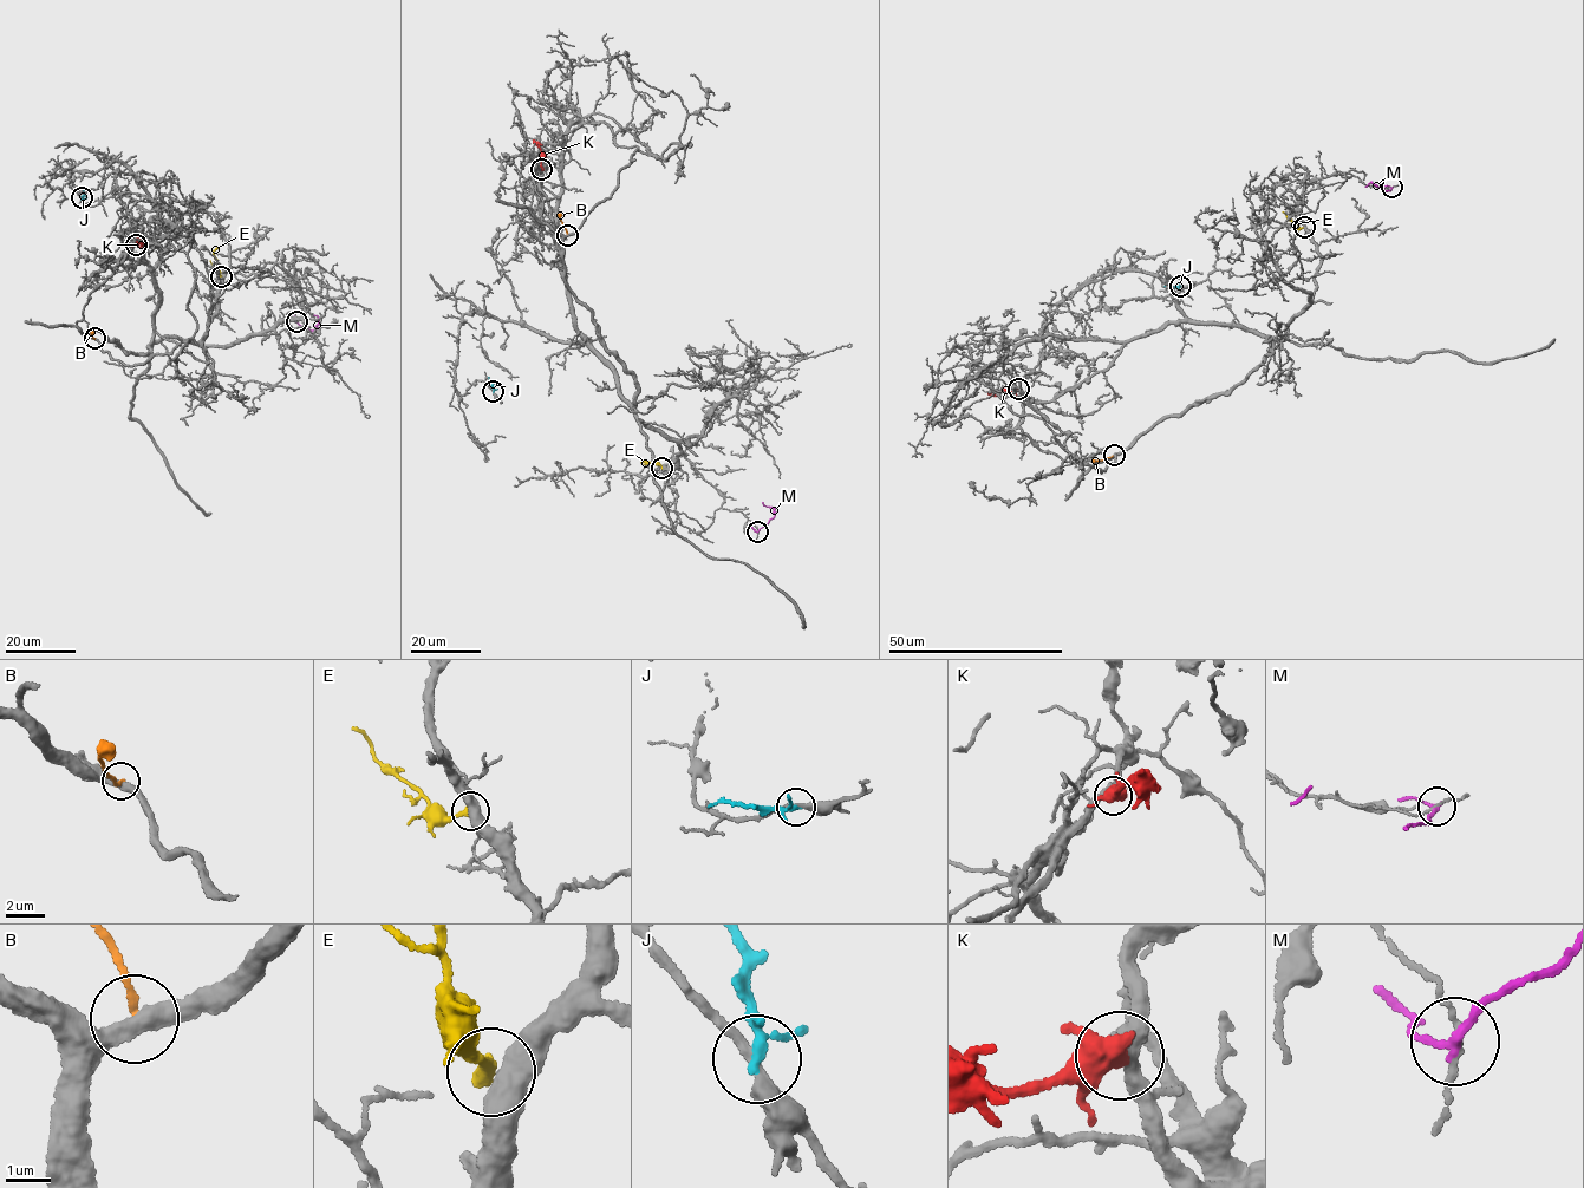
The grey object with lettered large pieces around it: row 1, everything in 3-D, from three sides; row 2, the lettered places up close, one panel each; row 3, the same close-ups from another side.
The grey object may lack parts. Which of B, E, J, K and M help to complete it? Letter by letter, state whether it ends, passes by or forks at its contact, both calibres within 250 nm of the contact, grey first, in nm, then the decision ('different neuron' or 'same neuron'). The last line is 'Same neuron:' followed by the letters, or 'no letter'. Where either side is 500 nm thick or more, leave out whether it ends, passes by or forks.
B: it ends there; 420 nm thick on the grey side, 160 nm on the other; different neuron
E: 550 nm thick on the grey side, 380 nm on the other; different neuron
J: it forks there; 280 nm thick on the grey side, 150 nm on the other; different neuron
K: it forks there; 360 nm thick on the grey side, 400 nm on the other; same neuron
M: it passes by; 110 nm thick on the grey side, 160 nm on the other; different neuron
Same neuron: K

